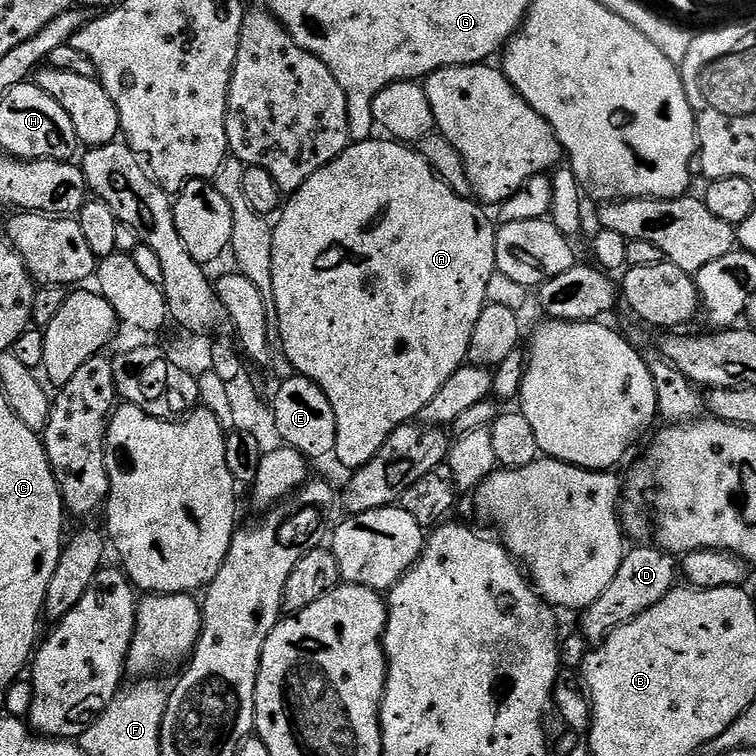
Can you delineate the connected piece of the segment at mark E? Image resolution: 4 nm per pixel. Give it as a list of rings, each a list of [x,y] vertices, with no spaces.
[[[293,374],[289,380],[279,381],[280,389],[270,400],[274,422],[278,426],[283,443],[301,452],[309,461],[315,462],[323,456],[331,457],[336,451],[338,426],[334,422],[334,409],[331,408],[326,394],[310,378]]]

